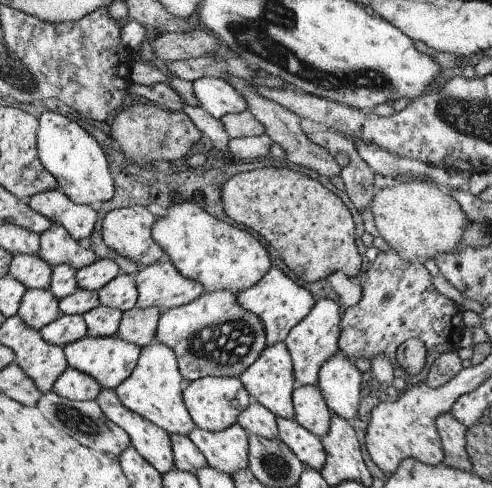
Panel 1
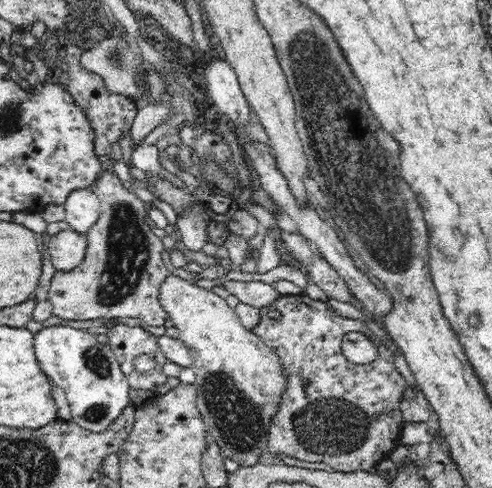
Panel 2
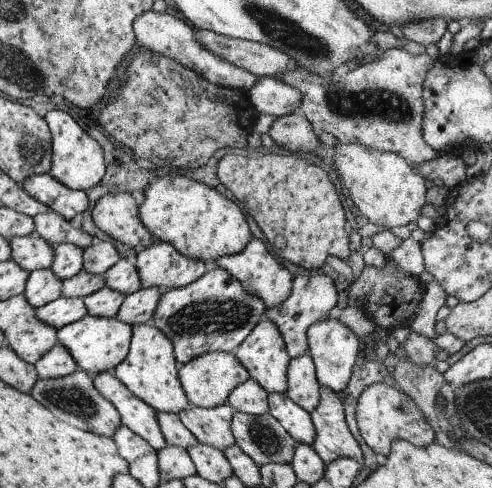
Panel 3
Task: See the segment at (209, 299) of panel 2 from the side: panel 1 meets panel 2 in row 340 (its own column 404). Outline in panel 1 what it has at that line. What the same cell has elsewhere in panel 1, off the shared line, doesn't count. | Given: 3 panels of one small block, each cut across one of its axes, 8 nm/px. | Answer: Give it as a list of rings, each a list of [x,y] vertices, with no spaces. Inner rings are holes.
[[[419,180],[395,182],[389,188],[379,190],[371,200],[369,210],[379,236],[385,240],[389,250],[399,252],[403,262],[433,260],[435,254],[453,252],[455,246],[461,246],[461,236],[471,222],[453,196],[433,184]]]

